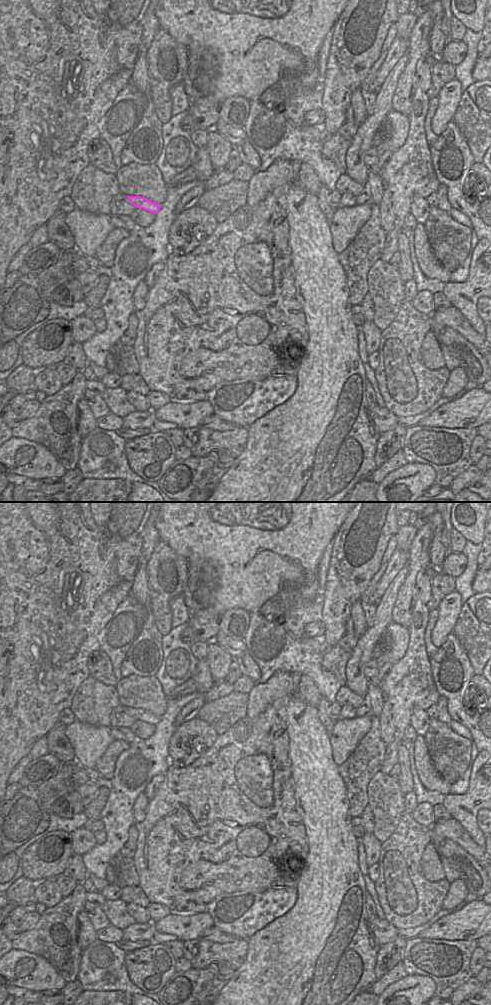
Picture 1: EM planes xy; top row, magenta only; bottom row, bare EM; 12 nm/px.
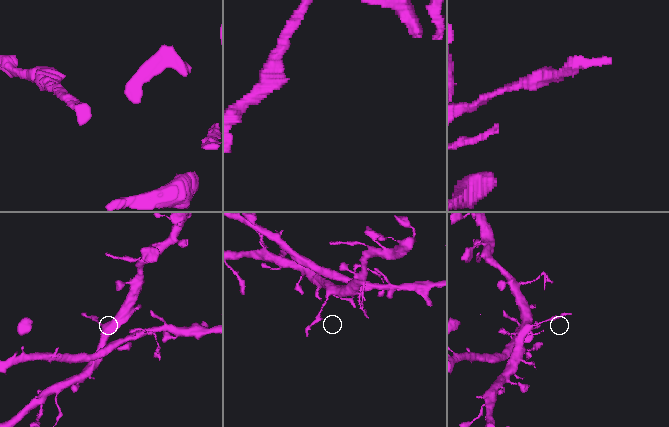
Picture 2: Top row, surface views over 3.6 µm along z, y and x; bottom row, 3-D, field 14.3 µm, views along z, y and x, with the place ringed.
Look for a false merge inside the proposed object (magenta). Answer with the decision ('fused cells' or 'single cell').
single cell

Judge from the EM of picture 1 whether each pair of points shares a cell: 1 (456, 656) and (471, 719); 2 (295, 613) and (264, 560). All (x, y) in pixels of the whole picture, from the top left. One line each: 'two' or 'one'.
1: one
2: two

